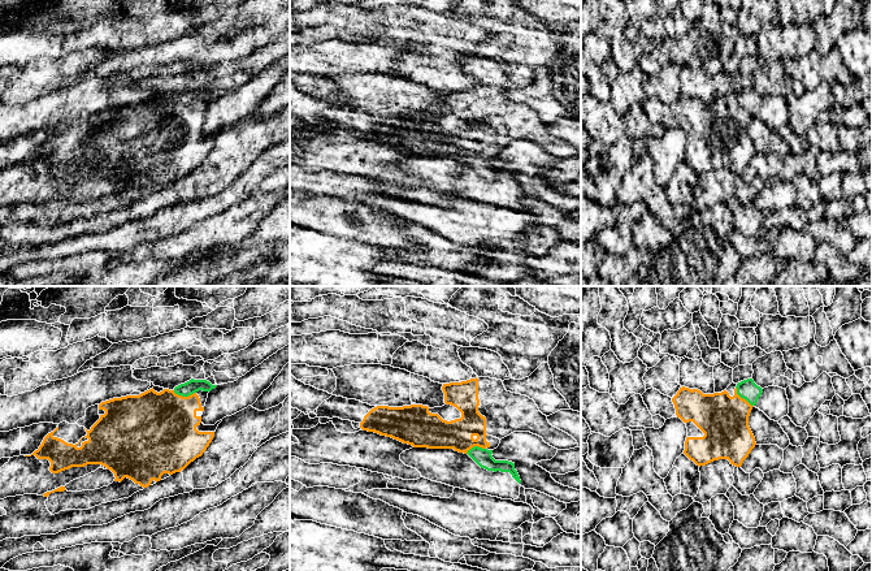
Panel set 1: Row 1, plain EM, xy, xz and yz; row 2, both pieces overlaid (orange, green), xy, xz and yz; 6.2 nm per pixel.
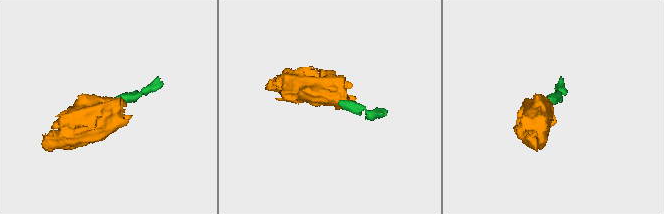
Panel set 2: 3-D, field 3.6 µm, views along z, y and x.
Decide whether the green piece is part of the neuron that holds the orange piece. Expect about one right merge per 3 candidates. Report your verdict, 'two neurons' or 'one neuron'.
two neurons

